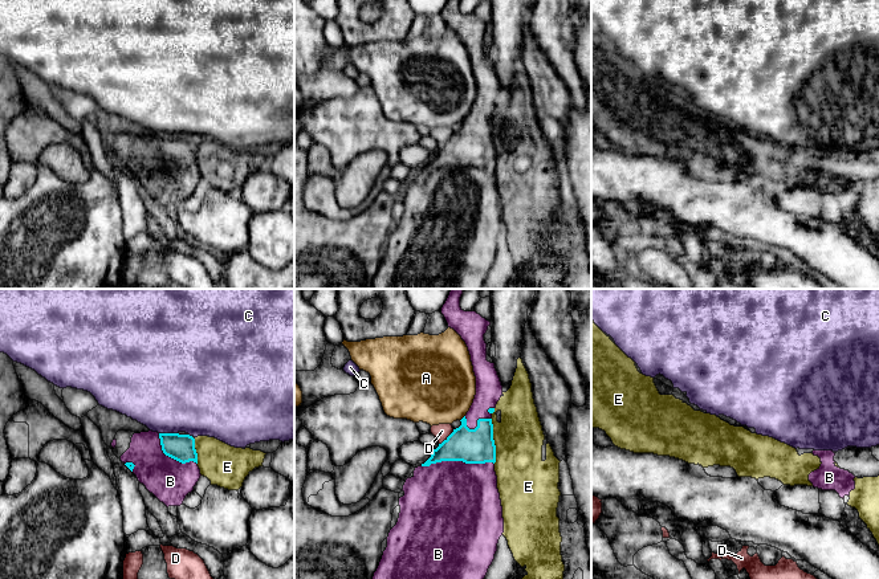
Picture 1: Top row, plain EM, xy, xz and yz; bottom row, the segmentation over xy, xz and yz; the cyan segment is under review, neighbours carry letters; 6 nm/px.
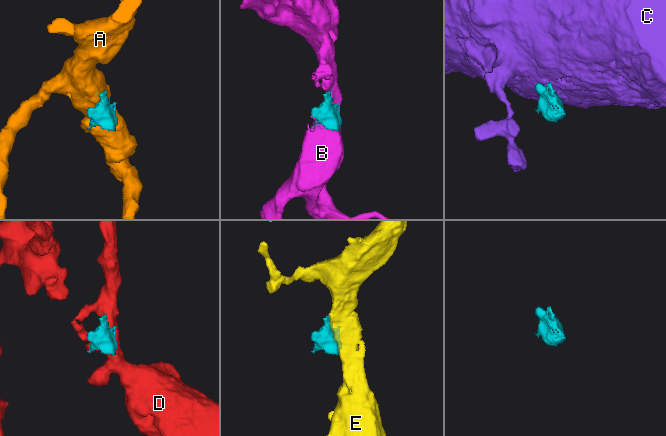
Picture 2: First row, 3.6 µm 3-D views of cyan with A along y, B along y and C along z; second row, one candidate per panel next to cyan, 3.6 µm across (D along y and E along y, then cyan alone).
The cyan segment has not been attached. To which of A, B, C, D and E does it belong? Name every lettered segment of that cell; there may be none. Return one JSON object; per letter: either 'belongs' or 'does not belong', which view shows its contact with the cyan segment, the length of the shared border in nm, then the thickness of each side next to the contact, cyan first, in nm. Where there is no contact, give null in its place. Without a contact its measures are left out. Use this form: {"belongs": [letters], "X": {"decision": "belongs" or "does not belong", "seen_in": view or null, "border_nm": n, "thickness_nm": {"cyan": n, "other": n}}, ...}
{"belongs": ["B"], "A": {"decision": "does not belong", "seen_in": "xz", "border_nm": 50, "thickness_nm": {"cyan": 220, "other": 460}}, "B": {"decision": "belongs", "seen_in": "xz", "border_nm": 440, "thickness_nm": {"cyan": 220, "other": 500}}, "C": {"decision": "does not belong", "seen_in": "xy", "border_nm": 110, "thickness_nm": {"cyan": 160, "other": 500}}, "D": {"decision": "does not belong", "seen_in": "xz", "border_nm": 130, "thickness_nm": {"cyan": 220, "other": 90}}, "E": {"decision": "does not belong", "seen_in": "xz", "border_nm": 280, "thickness_nm": {"cyan": 220, "other": 300}}}

